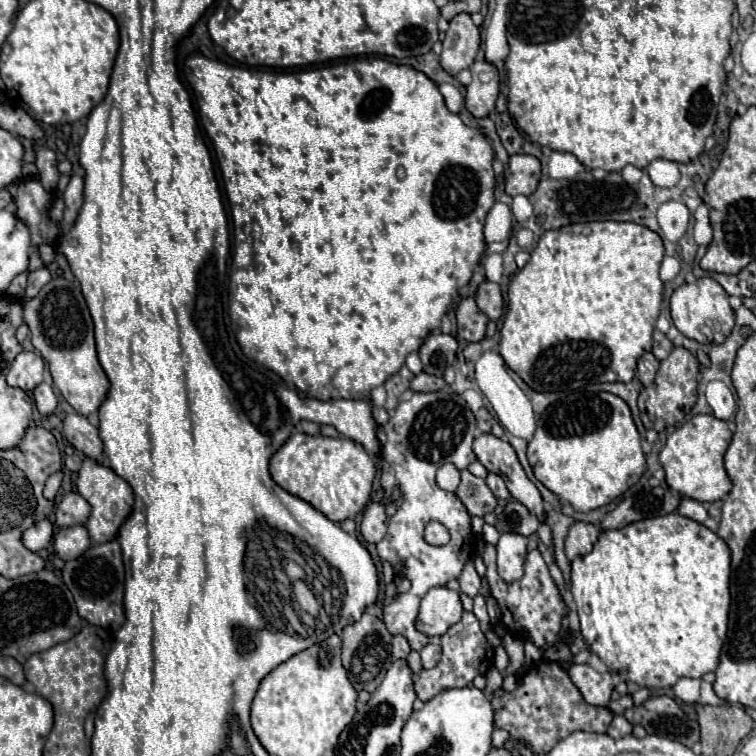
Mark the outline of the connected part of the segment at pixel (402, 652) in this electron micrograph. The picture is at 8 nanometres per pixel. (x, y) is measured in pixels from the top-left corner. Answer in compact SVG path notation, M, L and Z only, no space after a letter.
M393 636L393 658L407 658L407 654L411 652L407 640L403 640L403 636Z

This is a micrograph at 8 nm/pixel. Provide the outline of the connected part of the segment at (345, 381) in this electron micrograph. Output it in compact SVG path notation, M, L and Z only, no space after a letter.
M191 56L185 60L185 76L191 82L193 94L197 98L197 106L199 106L199 120L201 126L205 128L213 148L215 148L215 156L223 174L223 182L225 182L225 192L229 198L229 206L231 206L231 216L233 216L233 234L235 234L235 252L233 252L233 264L231 264L231 274L229 274L229 318L231 318L231 326L235 328L235 336L237 342L243 350L243 354L251 360L255 360L257 364L265 366L267 370L273 370L275 374L279 374L285 382L291 382L297 390L305 392L307 398L315 398L315 400L333 400L333 398L351 398L351 400L367 400L369 392L377 386L381 386L387 376L393 376L395 372L399 372L399 368L405 364L407 354L419 350L419 346L423 344L423 340L441 326L441 316L447 312L447 306L453 300L453 294L465 286L471 280L473 274L473 266L479 262L481 254L485 252L485 240L483 240L483 222L487 212L491 210L495 198L493 198L493 186L495 186L495 174L493 174L493 148L491 144L485 140L485 136L477 130L477 128L469 128L461 122L461 118L457 114L451 114L445 108L443 96L437 90L437 84L431 82L423 72L413 70L411 66L399 66L393 64L389 60L383 58L357 58L351 62L339 62L339 64L331 64L331 66L321 66L321 68L313 68L313 70L303 70L303 72L267 72L267 70L247 70L247 68L229 68L221 62L213 62L205 56Z

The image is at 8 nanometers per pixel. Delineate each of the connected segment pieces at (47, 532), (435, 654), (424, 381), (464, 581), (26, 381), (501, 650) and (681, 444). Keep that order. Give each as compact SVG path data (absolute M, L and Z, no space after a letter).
M39 520L31 528L23 532L23 546L29 548L31 552L37 552L41 548L47 548L53 536L53 526L49 520Z
M433 640L429 642L421 652L421 662L423 662L423 668L433 668L437 662L439 662L439 656L441 656L441 646Z
M417 374L413 380L411 380L411 390L413 392L437 392L445 386L445 380L439 378L439 376L431 376L431 374Z
M469 560L459 576L459 584L461 584L461 592L465 592L469 598L475 598L479 594L479 588L481 588L481 578L479 574L475 572L473 568L473 562Z
M21 352L7 374L7 384L13 388L21 388L25 392L33 390L43 380L43 360L35 352Z
M501 644L501 646L497 646L494 649L495 652L495 667L501 672L505 672L507 670L507 666L509 666L509 656L507 656L507 652L505 652L505 646Z
M697 414L683 426L679 426L663 446L659 462L667 474L667 484L671 490L679 492L685 498L711 504L721 500L731 490L731 480L723 468L725 450L731 444L731 430L727 422L715 418L713 414Z

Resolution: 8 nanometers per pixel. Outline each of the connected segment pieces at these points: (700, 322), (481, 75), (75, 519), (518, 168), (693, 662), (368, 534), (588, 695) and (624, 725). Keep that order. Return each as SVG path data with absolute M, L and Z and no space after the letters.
M697 278L693 284L683 284L679 286L673 296L671 296L671 318L675 328L685 334L687 338L693 338L697 342L709 342L707 336L701 334L701 326L709 326L713 330L713 342L723 342L729 334L731 328L735 324L735 316L733 310L729 306L727 300L727 292L721 288L719 282L715 282L713 278Z
M485 60L471 66L471 84L467 86L465 106L475 118L485 118L495 110L495 100L499 94L499 74L497 68Z
M67 492L63 500L57 504L57 526L75 526L75 524L85 524L89 518L91 506L79 496L77 492Z
M513 154L505 170L505 192L509 196L529 196L541 178L541 162L529 154Z
M665 514L655 516L639 522L631 522L619 530L603 530L599 540L595 542L593 550L587 556L577 556L571 562L571 594L577 606L581 634L589 646L593 646L593 654L601 658L601 662L619 674L629 674L629 680L643 686L643 688L671 688L683 676L687 678L701 678L707 672L713 672L719 664L719 652L727 634L727 620L729 620L729 548L727 544L709 528L695 520L687 520L681 514Z
M371 502L365 508L363 520L361 520L361 534L367 542L373 542L373 544L383 540L383 536L387 534L387 516L385 516L383 504Z
M573 664L567 672L569 672L573 684L583 694L587 704L603 706L603 708L609 706L609 698L611 698L611 692L613 692L609 672L601 674L595 668L591 668L589 664Z
M615 716L613 722L611 722L611 728L607 730L607 734L611 738L623 738L623 736L627 736L631 732L633 732L633 724L625 716Z

